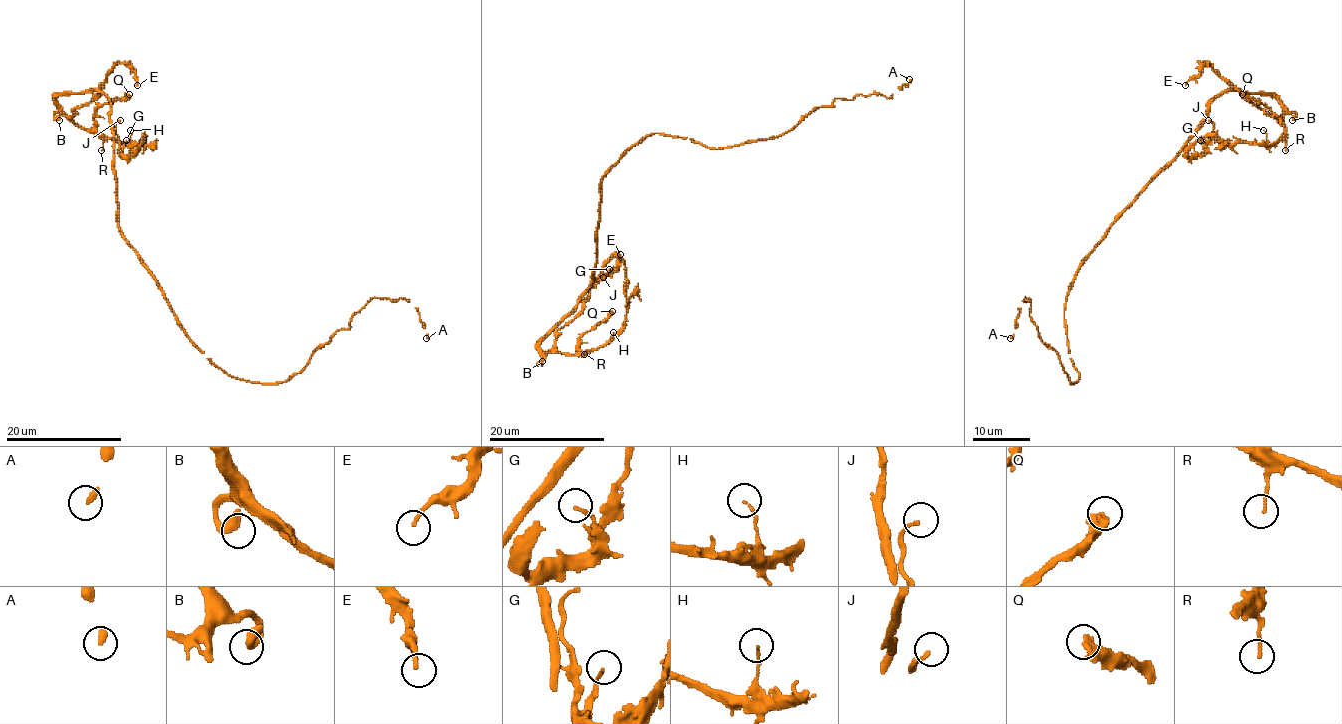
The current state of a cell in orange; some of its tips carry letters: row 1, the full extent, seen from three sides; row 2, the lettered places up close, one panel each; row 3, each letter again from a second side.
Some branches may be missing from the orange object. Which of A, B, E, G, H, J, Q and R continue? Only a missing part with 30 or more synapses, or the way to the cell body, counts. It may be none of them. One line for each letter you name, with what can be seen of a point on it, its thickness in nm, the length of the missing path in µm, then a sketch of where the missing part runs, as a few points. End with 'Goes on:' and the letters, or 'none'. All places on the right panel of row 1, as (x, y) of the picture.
B: at (1292, 120); 480 nm thick; about 110 µm are missing
Goes on: B

